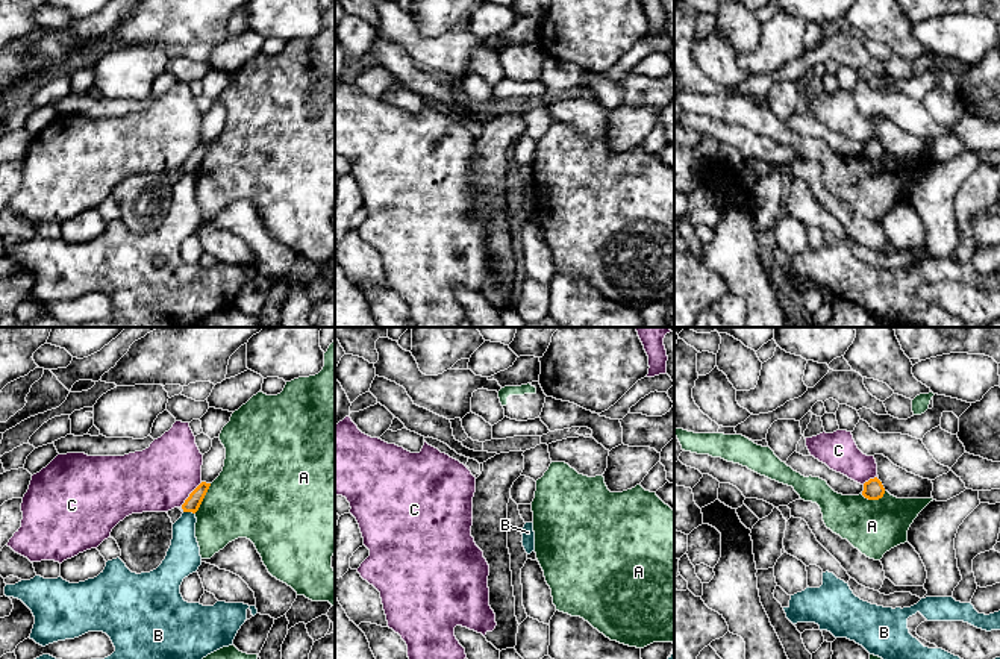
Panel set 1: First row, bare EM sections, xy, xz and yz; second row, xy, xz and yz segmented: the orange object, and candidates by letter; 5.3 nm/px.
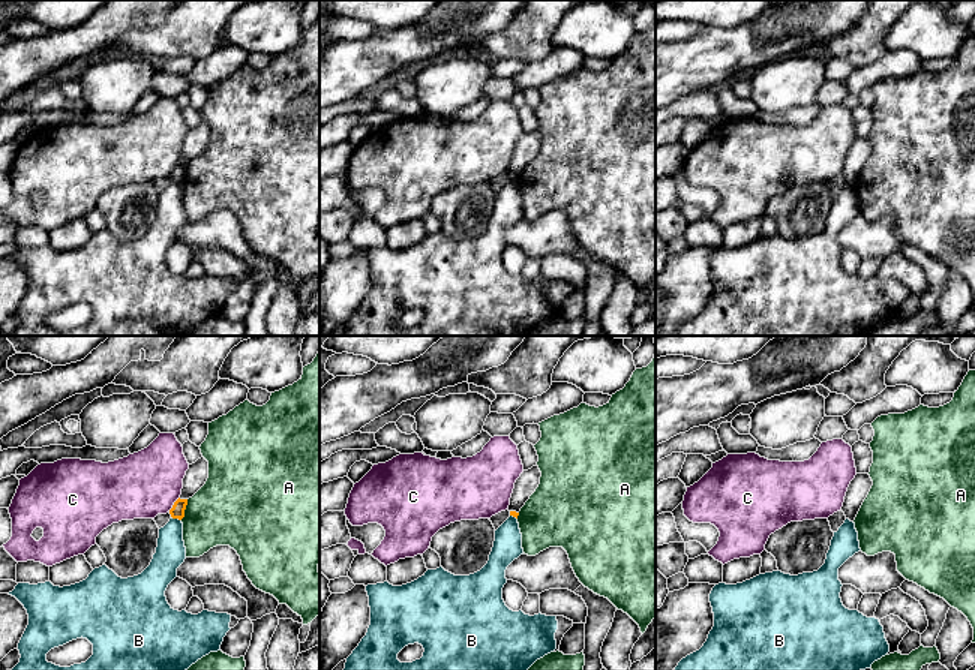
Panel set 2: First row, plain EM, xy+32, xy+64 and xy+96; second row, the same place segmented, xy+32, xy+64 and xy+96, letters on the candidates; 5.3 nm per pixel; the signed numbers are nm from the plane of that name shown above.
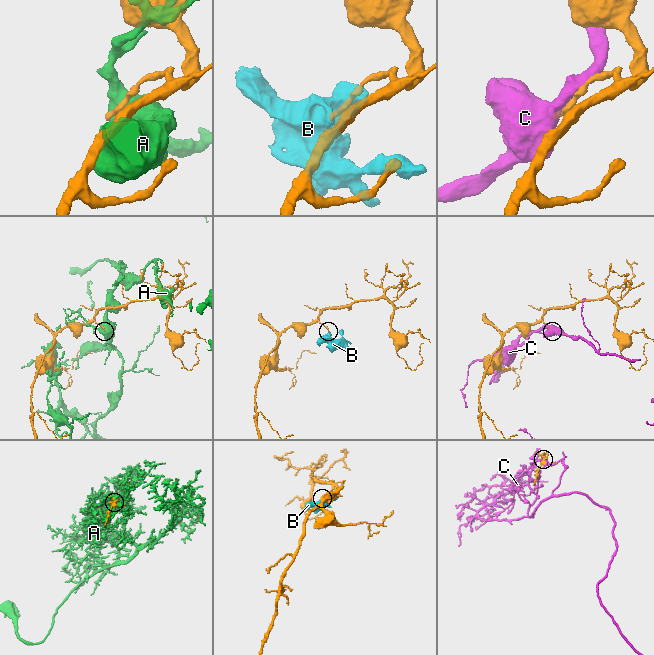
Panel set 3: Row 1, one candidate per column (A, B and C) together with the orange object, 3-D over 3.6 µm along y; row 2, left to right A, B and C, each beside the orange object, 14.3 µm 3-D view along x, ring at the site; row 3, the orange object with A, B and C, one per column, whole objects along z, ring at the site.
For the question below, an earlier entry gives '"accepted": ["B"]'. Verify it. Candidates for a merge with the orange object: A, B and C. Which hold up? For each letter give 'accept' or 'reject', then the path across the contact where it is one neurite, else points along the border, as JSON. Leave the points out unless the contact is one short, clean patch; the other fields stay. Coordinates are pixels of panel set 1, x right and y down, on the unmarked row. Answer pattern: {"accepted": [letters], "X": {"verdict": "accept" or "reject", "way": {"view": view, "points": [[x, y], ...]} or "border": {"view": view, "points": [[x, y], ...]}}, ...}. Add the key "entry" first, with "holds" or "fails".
{"entry": "fails", "accepted": [], "A": {"verdict": "reject"}, "B": {"verdict": "reject", "border": {"view": "xy", "points": [[184, 171], [194, 174]]}}, "C": {"verdict": "reject"}}

